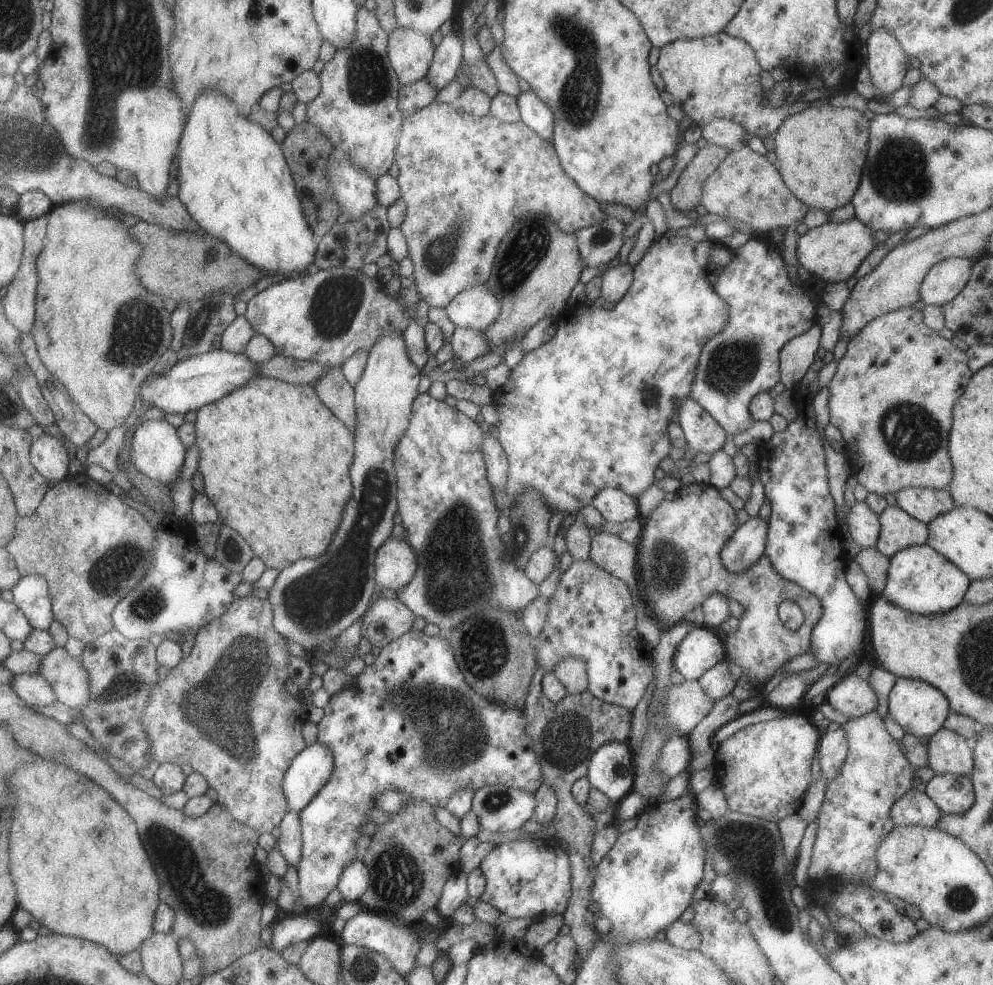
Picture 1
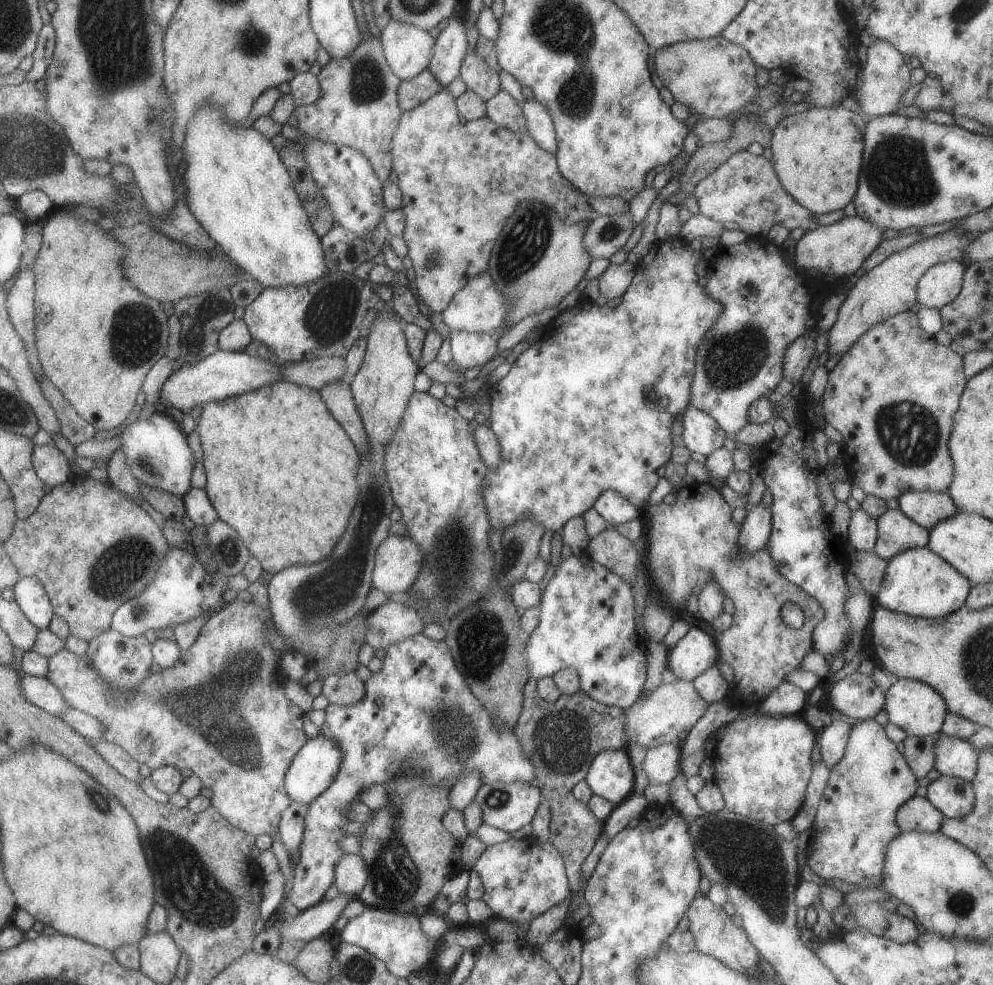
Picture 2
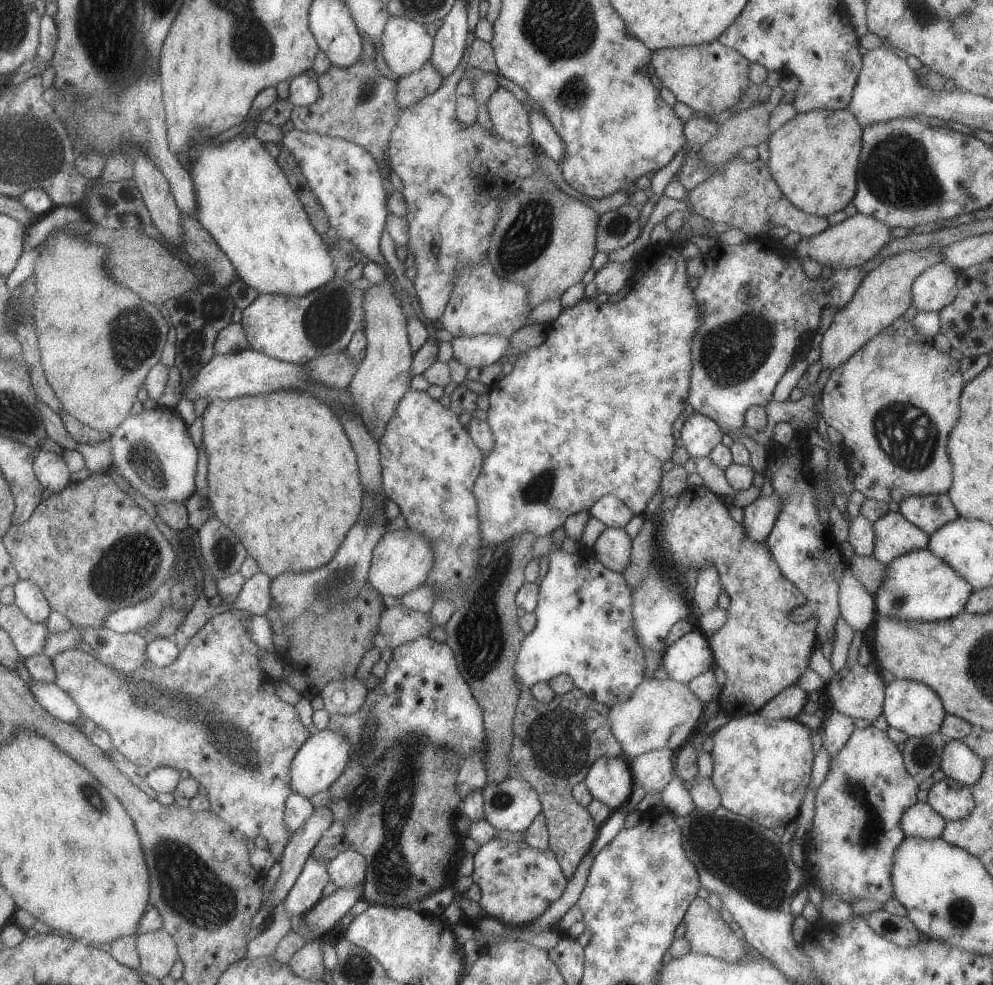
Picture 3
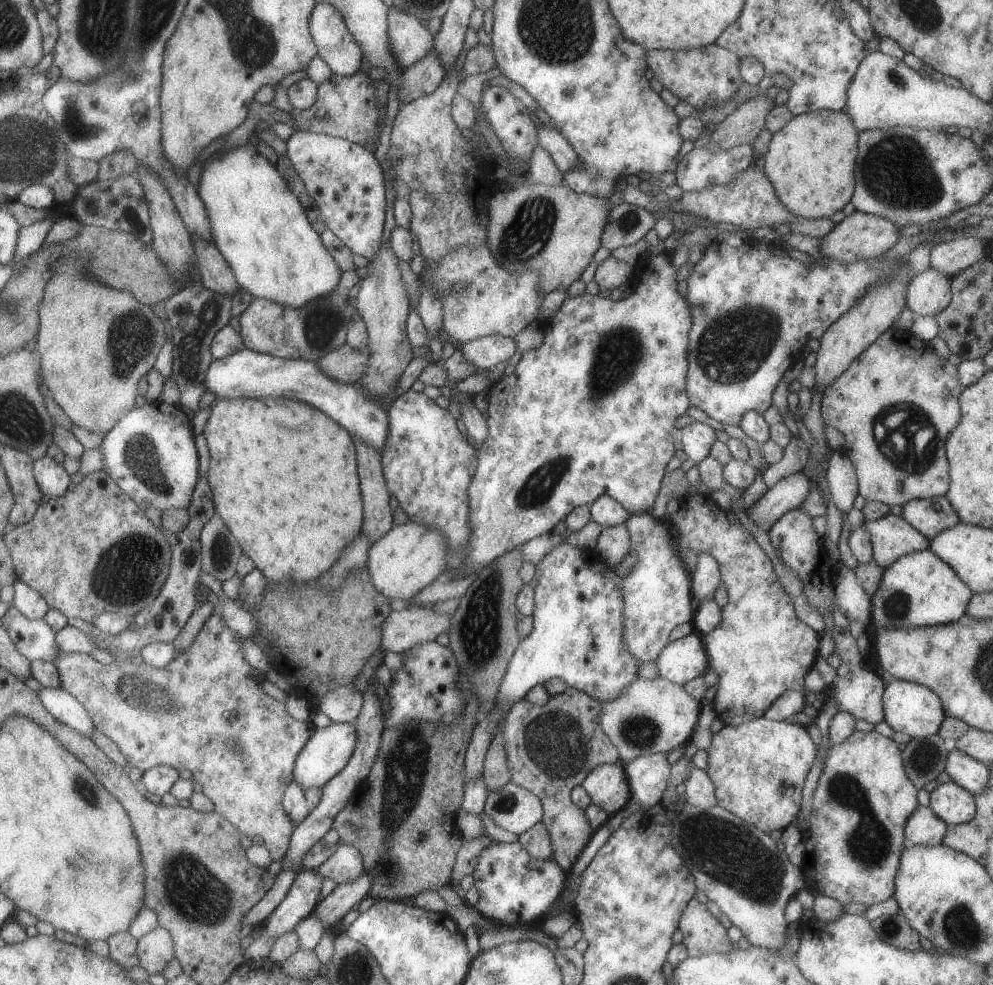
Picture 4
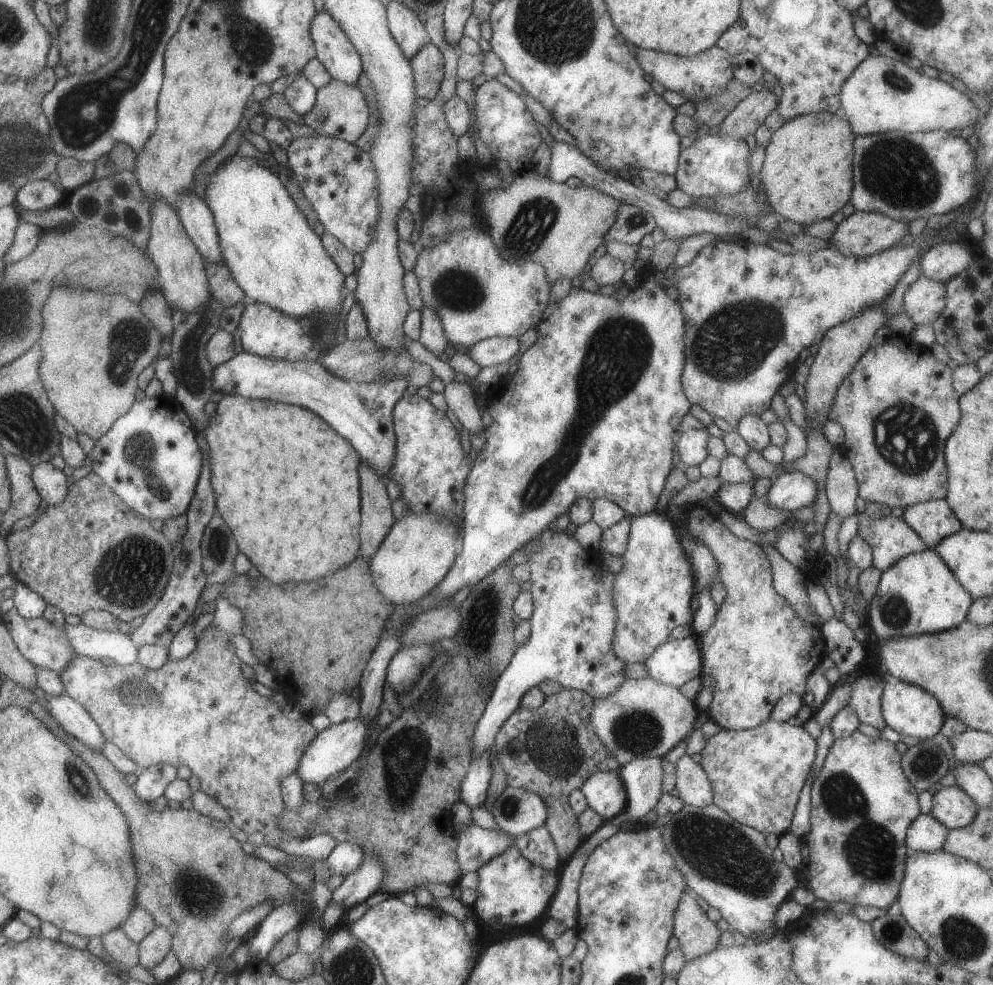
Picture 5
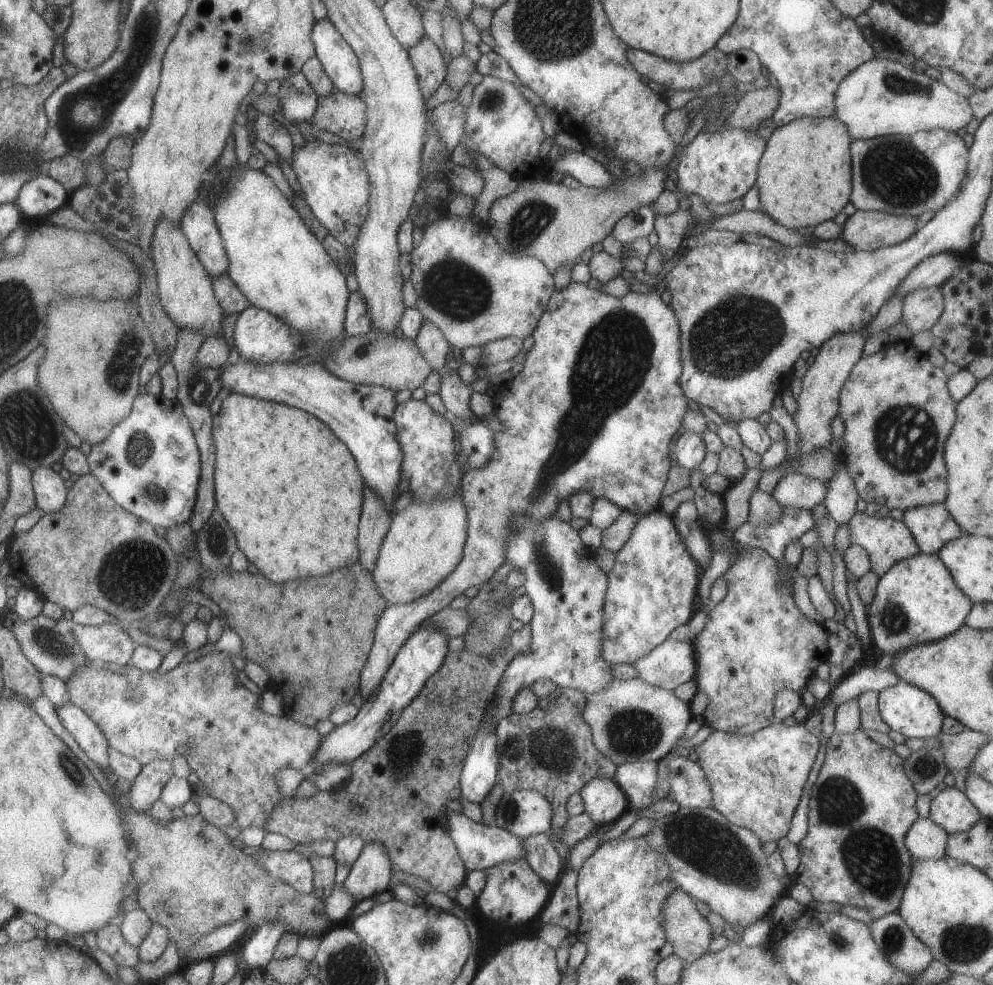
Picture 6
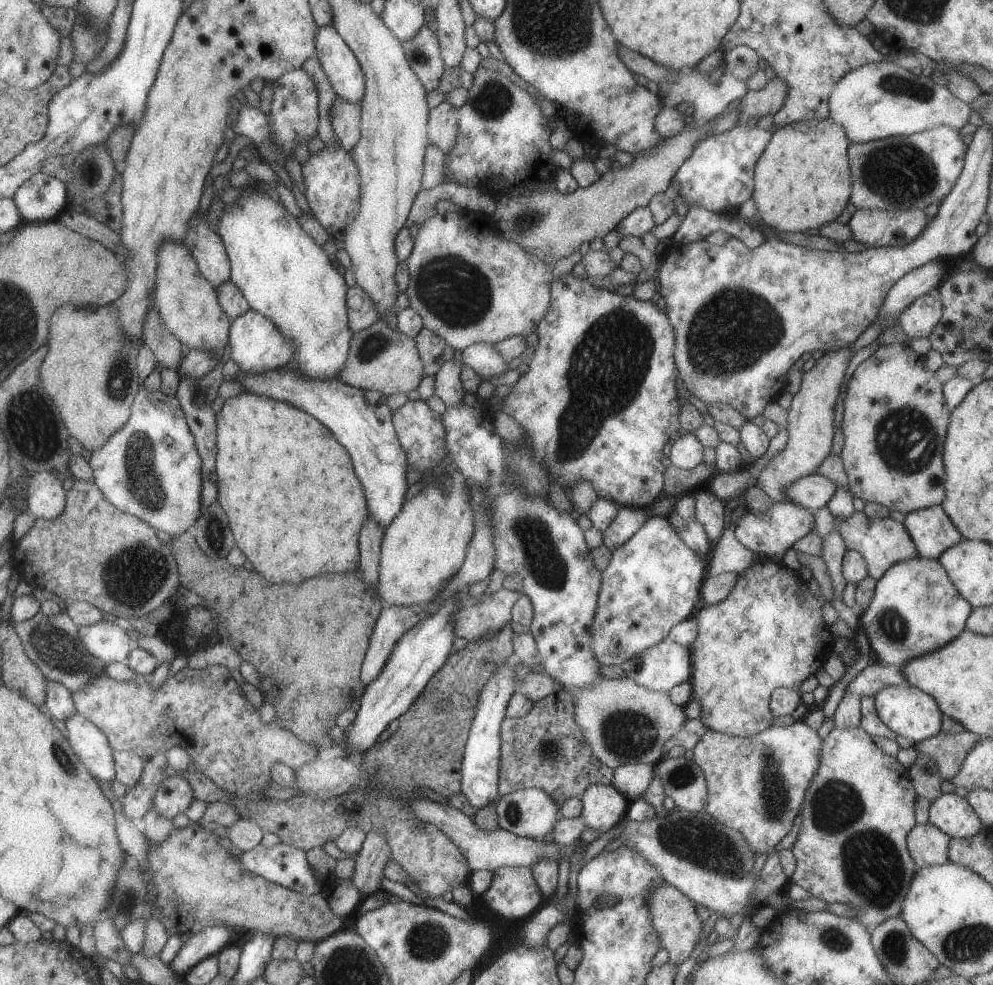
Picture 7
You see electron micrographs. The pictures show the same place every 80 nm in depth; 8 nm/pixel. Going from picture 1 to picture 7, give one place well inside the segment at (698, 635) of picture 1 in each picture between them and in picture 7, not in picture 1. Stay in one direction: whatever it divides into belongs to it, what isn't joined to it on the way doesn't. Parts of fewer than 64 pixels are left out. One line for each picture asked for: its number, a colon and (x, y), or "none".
2: (695, 651)
3: (690, 655)
4: (681, 660)
5: (677, 661)
6: (671, 663)
7: (661, 667)

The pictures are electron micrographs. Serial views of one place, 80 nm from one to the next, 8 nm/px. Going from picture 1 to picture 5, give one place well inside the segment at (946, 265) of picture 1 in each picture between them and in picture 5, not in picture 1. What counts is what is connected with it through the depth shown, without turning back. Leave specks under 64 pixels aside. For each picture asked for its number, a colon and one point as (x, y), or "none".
2: (941, 283)
3: (935, 287)
4: (928, 293)
5: (924, 299)

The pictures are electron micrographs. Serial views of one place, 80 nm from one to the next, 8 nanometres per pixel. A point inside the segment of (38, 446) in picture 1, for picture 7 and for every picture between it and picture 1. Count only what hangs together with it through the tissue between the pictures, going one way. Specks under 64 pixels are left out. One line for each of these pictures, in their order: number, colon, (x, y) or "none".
2: (50, 465)
3: (49, 468)
4: (52, 480)
5: (50, 484)
6: (49, 492)
7: (46, 499)

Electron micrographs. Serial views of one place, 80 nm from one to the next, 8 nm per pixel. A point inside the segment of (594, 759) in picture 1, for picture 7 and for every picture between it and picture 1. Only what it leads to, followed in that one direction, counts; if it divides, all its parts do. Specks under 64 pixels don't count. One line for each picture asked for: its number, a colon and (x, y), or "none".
2: (610, 776)
3: (609, 780)
4: (606, 786)
5: (603, 791)
6: (604, 801)
7: (603, 806)

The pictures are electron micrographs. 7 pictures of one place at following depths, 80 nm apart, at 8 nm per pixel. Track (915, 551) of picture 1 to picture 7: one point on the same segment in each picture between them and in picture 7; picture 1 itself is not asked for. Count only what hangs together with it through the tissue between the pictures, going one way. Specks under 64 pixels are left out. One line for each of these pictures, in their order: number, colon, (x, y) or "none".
2: (917, 582)
3: (917, 586)
4: (917, 589)
5: (918, 595)
6: (916, 600)
7: (915, 608)

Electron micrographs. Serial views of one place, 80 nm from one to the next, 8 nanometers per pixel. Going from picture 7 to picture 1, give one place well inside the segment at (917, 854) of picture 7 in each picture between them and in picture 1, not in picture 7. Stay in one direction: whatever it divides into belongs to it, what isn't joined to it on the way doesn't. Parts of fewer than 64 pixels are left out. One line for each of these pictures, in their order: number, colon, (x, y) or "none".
1: (913, 808)
2: (917, 813)
3: (919, 820)
4: (922, 827)
5: (925, 834)
6: (924, 840)

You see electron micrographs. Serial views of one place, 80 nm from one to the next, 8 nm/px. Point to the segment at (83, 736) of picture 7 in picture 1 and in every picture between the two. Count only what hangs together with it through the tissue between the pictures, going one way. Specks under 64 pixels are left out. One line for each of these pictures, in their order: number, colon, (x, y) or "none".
1: (32, 689)
2: (39, 691)
3: (49, 696)
4: (60, 704)
5: (72, 718)
6: (84, 731)

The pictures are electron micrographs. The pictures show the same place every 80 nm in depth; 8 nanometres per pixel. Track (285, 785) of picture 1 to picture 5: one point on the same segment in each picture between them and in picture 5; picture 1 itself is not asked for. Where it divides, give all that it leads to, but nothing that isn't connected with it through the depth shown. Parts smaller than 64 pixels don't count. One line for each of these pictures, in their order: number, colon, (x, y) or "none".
2: (311, 770)
3: (322, 757)
4: (327, 750)
5: (334, 749)

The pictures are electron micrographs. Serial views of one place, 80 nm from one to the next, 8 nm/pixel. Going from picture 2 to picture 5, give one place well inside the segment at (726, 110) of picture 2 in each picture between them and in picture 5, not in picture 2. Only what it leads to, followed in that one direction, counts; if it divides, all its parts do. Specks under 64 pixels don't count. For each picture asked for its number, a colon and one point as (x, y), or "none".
3: (710, 77)
4: (705, 76)
5: (697, 77)

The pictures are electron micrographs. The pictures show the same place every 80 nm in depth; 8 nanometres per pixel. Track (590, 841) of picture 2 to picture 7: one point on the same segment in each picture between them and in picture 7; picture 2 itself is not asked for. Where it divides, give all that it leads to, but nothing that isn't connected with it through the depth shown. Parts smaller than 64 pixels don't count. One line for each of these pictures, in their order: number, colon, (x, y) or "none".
3: (553, 745)
4: (550, 749)
5: (551, 750)
6: (549, 749)
7: (545, 749)

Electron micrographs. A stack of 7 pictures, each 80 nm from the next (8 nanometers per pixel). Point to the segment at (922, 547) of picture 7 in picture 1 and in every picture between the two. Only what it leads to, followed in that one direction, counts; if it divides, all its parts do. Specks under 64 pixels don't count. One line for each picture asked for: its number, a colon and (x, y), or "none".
1: (921, 503)
2: (925, 508)
3: (929, 512)
4: (929, 516)
5: (932, 521)
6: (931, 525)

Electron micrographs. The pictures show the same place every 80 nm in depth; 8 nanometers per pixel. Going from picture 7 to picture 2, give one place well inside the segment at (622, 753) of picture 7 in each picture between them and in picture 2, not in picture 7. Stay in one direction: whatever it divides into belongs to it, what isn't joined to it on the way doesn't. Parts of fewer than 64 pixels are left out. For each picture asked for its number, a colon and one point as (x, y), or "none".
2: (667, 714)
3: (659, 714)
4: (653, 716)
5: (642, 718)
6: (630, 720)

